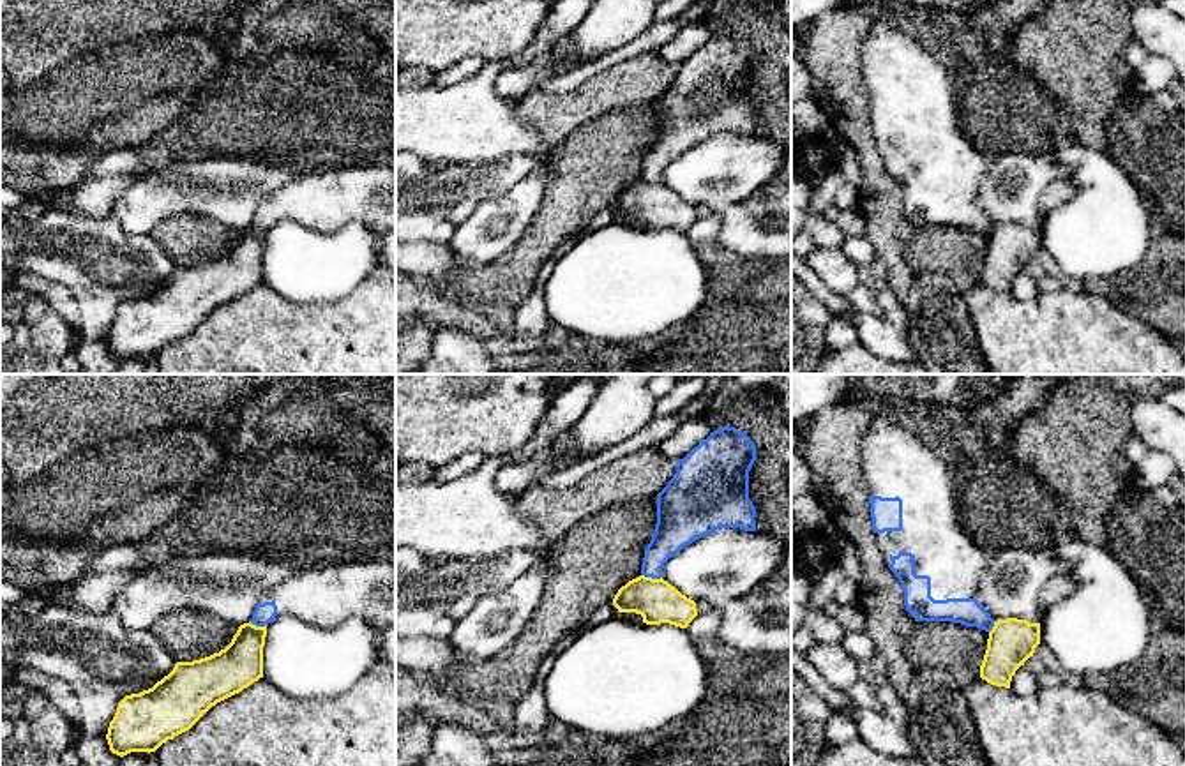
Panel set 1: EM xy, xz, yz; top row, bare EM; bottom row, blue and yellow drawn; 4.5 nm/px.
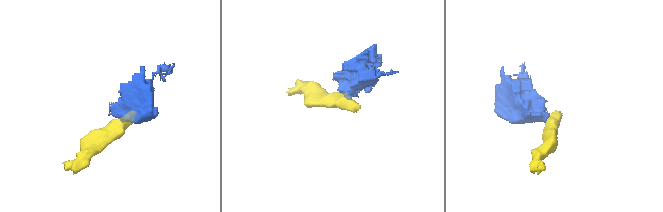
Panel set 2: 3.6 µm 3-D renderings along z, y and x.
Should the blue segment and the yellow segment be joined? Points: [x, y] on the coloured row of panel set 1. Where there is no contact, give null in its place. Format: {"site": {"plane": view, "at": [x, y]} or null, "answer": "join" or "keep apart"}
{"site": {"plane": "xz", "at": [652, 578]}, "answer": "keep apart"}

